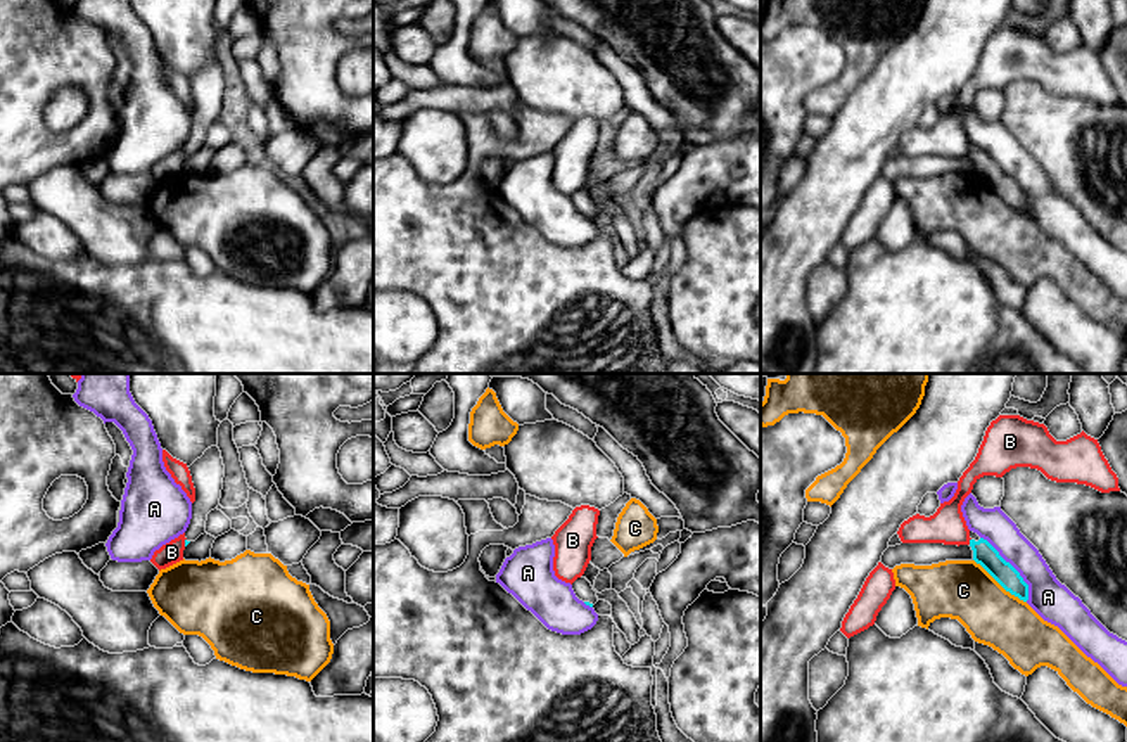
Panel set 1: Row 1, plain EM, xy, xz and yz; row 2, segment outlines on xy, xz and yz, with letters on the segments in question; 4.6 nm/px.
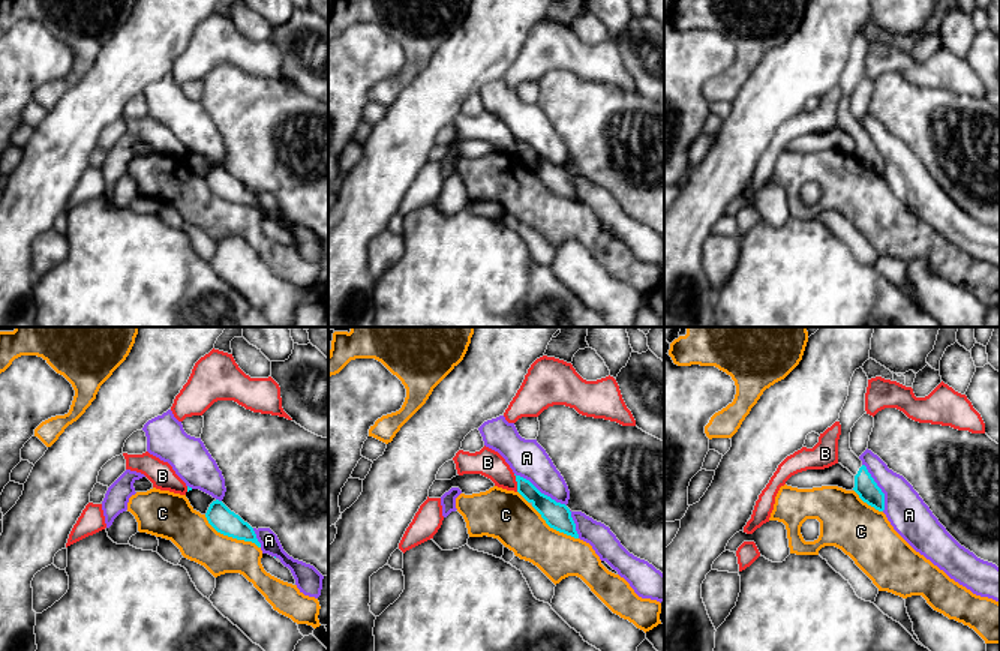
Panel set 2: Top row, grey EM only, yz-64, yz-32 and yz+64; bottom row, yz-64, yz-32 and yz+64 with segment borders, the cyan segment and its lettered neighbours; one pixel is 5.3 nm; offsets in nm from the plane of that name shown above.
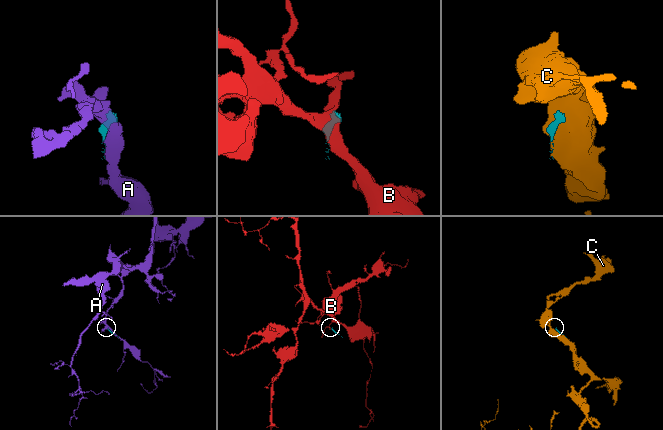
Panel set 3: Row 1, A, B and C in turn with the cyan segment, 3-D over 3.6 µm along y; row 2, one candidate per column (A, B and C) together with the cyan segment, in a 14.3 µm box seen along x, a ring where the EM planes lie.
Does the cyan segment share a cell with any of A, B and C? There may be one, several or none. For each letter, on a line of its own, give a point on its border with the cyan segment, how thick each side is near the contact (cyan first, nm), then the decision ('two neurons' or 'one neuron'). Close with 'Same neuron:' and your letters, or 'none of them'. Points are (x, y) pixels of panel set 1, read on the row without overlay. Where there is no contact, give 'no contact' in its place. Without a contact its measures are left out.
A: meets cyan in yz at (1013, 180); 110 nm thick on the cyan side, 180 nm on the other; two neurons
B: meets cyan in yz at (970, 154); 110 nm thick on the cyan side, 170 nm on the other; two neurons
C: meets cyan in yz at (999, 196); 110 nm thick on the cyan side, 280 nm on the other; two neurons
Same neuron: none of them

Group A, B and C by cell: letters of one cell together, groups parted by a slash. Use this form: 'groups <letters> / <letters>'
groups A / B / C

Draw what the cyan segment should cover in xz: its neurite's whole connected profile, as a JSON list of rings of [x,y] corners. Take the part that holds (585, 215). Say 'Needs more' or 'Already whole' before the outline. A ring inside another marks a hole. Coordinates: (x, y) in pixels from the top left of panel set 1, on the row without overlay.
Needs more. [[[583,189],[572,195],[572,202],[576,209],[589,220],[598,214],[596,204],[593,202],[591,195]]]

